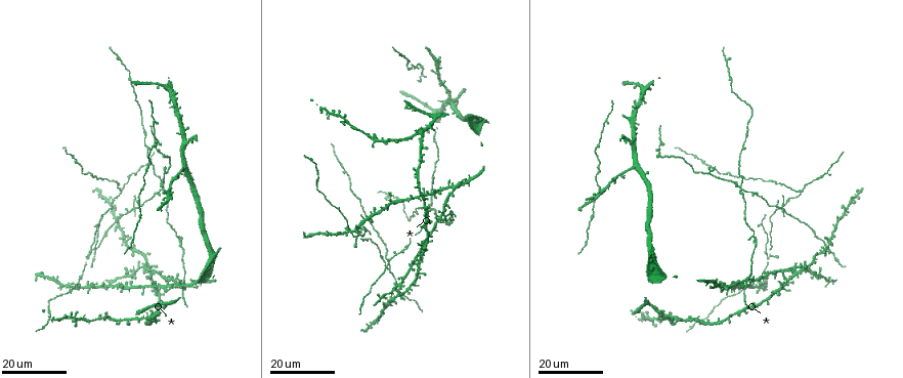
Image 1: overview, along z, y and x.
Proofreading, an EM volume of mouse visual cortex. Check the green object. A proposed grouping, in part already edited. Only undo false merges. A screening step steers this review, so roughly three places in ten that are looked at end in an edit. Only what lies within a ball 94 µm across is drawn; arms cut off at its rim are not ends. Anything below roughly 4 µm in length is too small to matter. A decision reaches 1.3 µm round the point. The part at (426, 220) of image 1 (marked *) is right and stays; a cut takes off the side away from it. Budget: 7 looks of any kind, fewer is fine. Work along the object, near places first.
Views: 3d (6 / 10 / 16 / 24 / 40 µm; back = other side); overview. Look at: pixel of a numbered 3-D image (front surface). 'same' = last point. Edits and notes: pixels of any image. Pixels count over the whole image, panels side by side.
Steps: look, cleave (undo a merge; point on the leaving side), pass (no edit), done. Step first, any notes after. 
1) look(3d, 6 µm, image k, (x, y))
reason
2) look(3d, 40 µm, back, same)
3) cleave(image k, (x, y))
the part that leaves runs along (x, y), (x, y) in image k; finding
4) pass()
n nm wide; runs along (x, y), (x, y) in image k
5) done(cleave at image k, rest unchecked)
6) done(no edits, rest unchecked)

look(3d, 16 µm, image 1, (389, 270))
two arms in line, one across

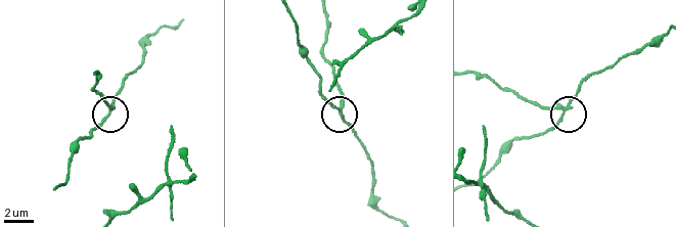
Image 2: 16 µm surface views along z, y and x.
look(3d, 6 µm, image 2, (341, 105))

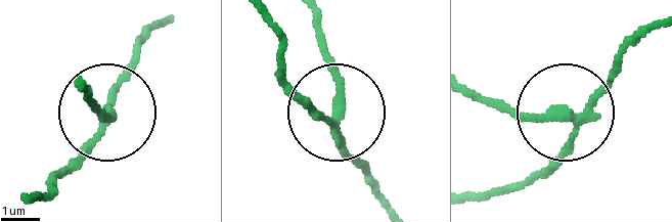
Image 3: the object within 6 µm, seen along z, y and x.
cleave(image 3, (99, 115))
side arm 24 µm; the part that leaves runs along (330, 127), (341, 81), (317, 23) in image 3; a second neuron is stuck on

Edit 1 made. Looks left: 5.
look(overview)

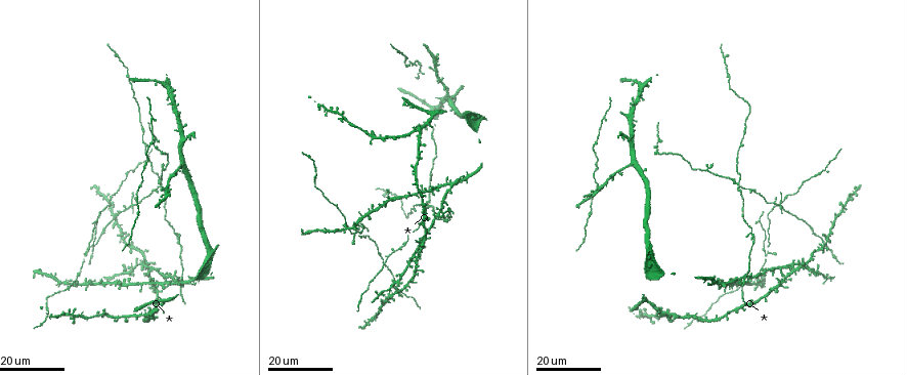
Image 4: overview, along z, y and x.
look(3d, 24 µm, image 4, (429, 207))
branch point

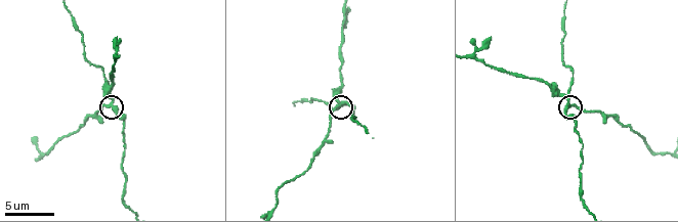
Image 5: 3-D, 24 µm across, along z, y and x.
look(3d, 6 µm, image 5, (108, 106))

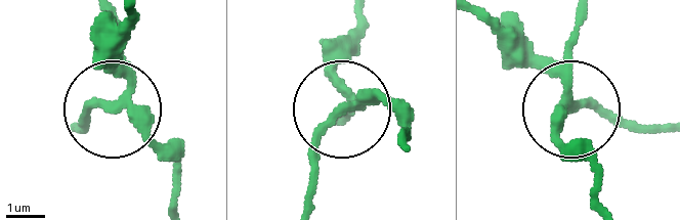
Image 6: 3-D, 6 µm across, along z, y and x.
cleave(image 6, (334, 60))
3 arms; the part that leaves runs along (357, 106), (319, 145), (312, 205) in image 6; two neurons meet here

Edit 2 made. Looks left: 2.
look(3d, 24 µm, image 4, (173, 234))
two arms in line, one across

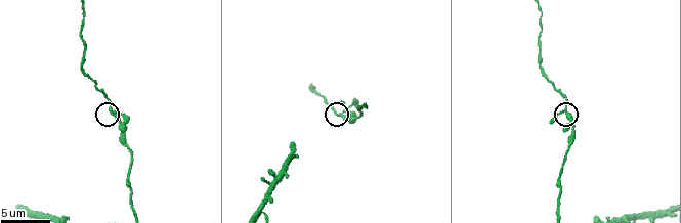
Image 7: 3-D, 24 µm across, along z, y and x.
look(3d, 10 µm, image 7, (343, 117))

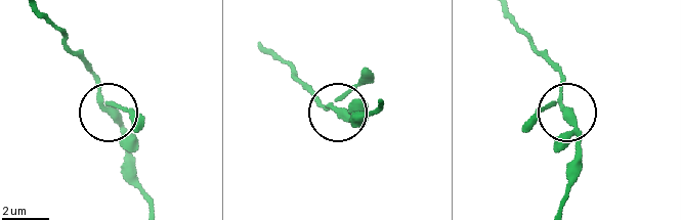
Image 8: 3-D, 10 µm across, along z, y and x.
pass()
250 nm wide; runs along (147, 209), (121, 127), (85, 64) in image 8; one neuron here

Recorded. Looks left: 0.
done(cleave at image 3, cleave at image 6, rest unchecked)

